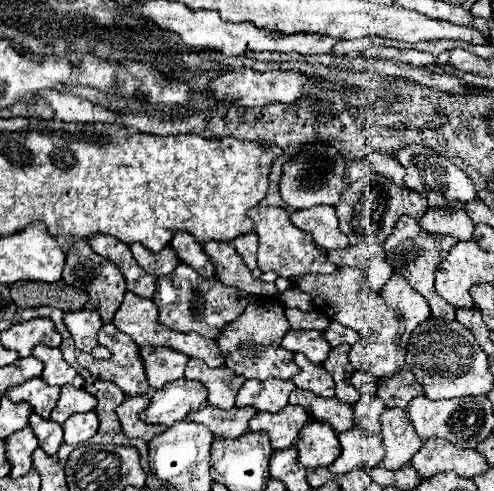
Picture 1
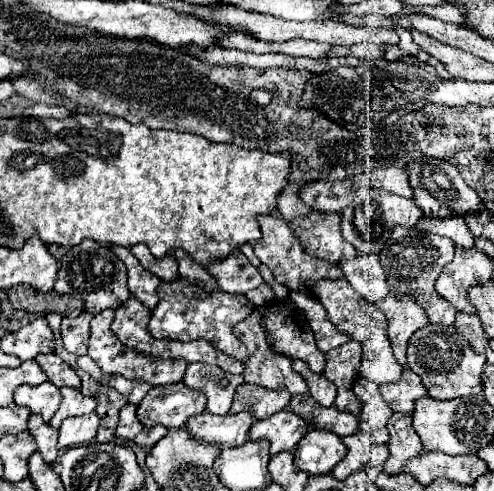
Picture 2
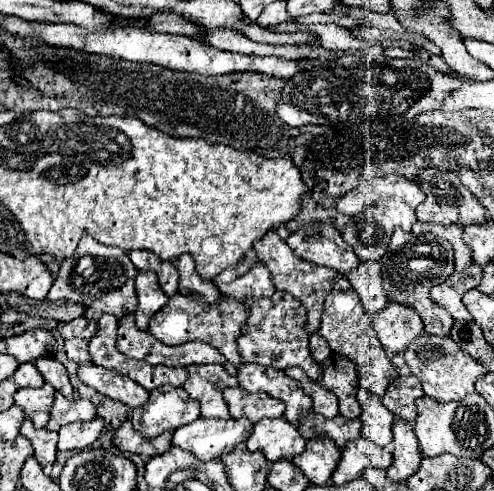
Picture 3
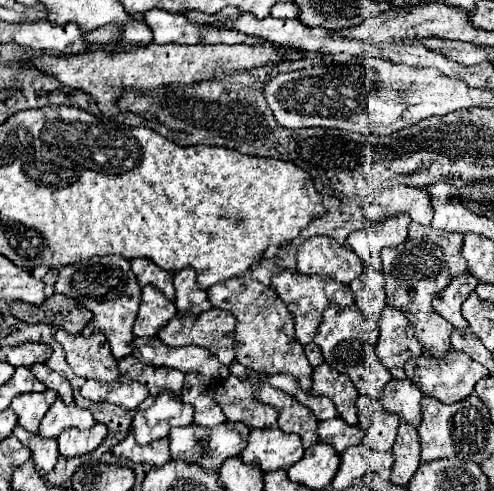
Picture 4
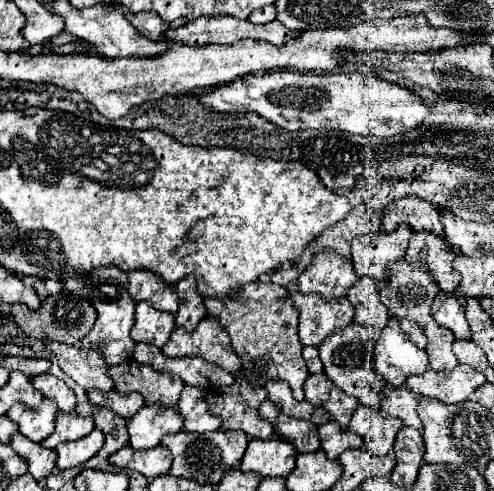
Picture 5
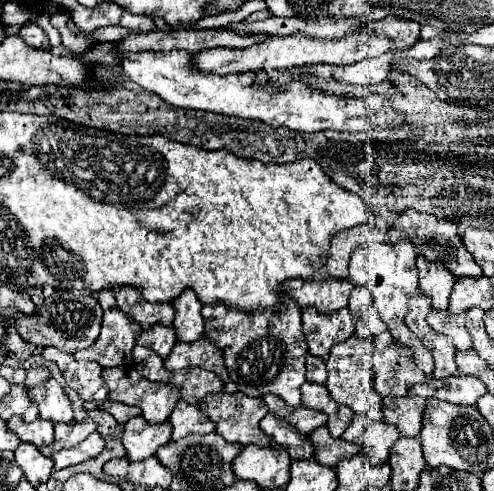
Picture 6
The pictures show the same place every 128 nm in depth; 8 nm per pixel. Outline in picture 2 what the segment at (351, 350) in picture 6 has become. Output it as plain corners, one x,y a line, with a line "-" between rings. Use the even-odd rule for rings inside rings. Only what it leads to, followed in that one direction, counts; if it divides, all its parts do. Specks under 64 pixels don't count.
344,278
318,280
318,284
314,286
312,292
326,308
332,324
338,330
352,334
354,340
358,340
362,344
362,363
359,368
359,376
364,376
366,380
372,380
376,384
390,384
390,382
400,380
402,366
396,362
392,348
388,344
388,334
386,334
388,320
386,320
384,312
380,312
374,304
368,304
368,300
364,300

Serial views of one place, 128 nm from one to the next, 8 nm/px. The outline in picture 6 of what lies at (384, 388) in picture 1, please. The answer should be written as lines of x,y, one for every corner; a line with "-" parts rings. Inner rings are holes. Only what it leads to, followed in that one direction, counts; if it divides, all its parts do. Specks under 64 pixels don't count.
420,396
384,398
382,412
384,422
394,424
402,436
418,436
422,428
422,412
426,400

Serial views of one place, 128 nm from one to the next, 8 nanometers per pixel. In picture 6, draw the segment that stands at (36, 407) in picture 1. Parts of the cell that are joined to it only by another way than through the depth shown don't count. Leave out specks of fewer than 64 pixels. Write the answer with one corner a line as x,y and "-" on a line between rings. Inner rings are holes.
14,416
12,420
8,420
8,426
22,442
30,442
38,448
52,444
54,440
54,424
48,420
36,418
32,422
24,422
20,420
20,416

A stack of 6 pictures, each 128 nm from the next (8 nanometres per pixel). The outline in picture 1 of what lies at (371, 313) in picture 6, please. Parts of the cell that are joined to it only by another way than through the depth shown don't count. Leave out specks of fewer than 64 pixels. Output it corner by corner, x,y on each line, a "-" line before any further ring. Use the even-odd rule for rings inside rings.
364,242
364,244
350,244
350,248
332,250
328,252
328,260
340,266
356,266
362,268
368,276
368,284
374,292
380,292
386,280
392,276
392,266
386,262
386,252
382,244

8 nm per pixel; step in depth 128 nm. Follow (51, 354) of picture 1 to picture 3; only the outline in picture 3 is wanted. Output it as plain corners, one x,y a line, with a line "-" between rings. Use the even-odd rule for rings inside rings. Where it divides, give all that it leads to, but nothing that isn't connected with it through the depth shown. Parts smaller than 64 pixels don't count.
40,358
34,364
50,386
60,390
66,398
74,398
74,388
68,380
68,372
66,372
64,364
60,364
56,358

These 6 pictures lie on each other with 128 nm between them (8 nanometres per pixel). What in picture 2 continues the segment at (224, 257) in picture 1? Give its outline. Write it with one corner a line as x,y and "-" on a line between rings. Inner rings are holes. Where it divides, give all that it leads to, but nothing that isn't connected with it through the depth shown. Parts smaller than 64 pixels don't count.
232,252
232,256
226,256
224,260
216,260
216,264
208,264
206,270
218,280
218,286
224,292
232,294
246,294
248,290
254,290
264,282
264,278
248,262
248,258
236,252

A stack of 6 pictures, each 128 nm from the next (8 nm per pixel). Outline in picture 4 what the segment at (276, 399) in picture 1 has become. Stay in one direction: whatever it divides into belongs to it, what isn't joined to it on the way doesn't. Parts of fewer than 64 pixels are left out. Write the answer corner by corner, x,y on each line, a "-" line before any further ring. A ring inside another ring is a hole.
228,376
216,388
214,398
230,422
244,422
250,428
270,428
276,424
278,412
268,404
260,404
254,398
252,386
252,382
248,384
236,376

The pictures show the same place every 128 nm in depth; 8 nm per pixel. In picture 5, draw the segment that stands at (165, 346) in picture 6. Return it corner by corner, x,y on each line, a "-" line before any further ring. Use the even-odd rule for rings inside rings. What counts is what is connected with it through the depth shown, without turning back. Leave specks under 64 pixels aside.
148,302
136,304
136,320
132,326
132,340
134,342
148,342
162,348
170,332
176,328
172,312
160,312
152,308

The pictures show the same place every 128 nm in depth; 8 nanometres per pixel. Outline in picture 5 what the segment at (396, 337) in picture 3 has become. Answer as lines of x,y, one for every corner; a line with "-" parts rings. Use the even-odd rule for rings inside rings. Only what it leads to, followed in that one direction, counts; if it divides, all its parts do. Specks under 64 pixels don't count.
388,318
388,324
380,330
376,340
376,370
394,388
402,386
406,376
420,374
428,366
426,350
418,348
404,336
400,322

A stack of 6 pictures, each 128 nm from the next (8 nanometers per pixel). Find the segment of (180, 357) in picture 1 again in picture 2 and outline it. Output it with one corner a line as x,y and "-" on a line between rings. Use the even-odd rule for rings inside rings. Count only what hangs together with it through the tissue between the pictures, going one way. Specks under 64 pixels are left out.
104,310
98,316
94,316
92,320
92,336
90,336
90,344
88,344
88,356
108,374
122,374
126,378
140,378
150,382
152,386
164,386
164,384
172,384
172,382
180,382
184,378
186,372
186,362
184,360
176,360
176,358
154,358
148,360
144,354
134,352
132,348
124,348
124,344
120,344
120,340
112,334
110,324
114,320
114,310

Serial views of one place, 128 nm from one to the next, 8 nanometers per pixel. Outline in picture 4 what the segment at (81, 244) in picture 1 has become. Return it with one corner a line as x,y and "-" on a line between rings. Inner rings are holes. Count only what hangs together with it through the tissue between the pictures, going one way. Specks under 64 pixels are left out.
96,256
92,260
84,260
84,264
68,264
60,268
58,280
54,284
54,294
72,296
80,306
92,312
92,320
84,326
84,336
92,332
102,332
108,338
110,350
116,360
132,354
132,324
140,306
140,284
136,276
132,276
130,262
120,256

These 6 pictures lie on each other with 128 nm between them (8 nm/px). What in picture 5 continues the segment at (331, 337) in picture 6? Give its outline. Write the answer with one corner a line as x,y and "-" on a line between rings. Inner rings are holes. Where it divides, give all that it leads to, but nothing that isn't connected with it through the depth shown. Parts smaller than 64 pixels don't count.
290,290
290,298
298,310
298,336
302,346
318,346
328,332
348,326
354,318
352,304
346,296
340,300
324,300
316,294

